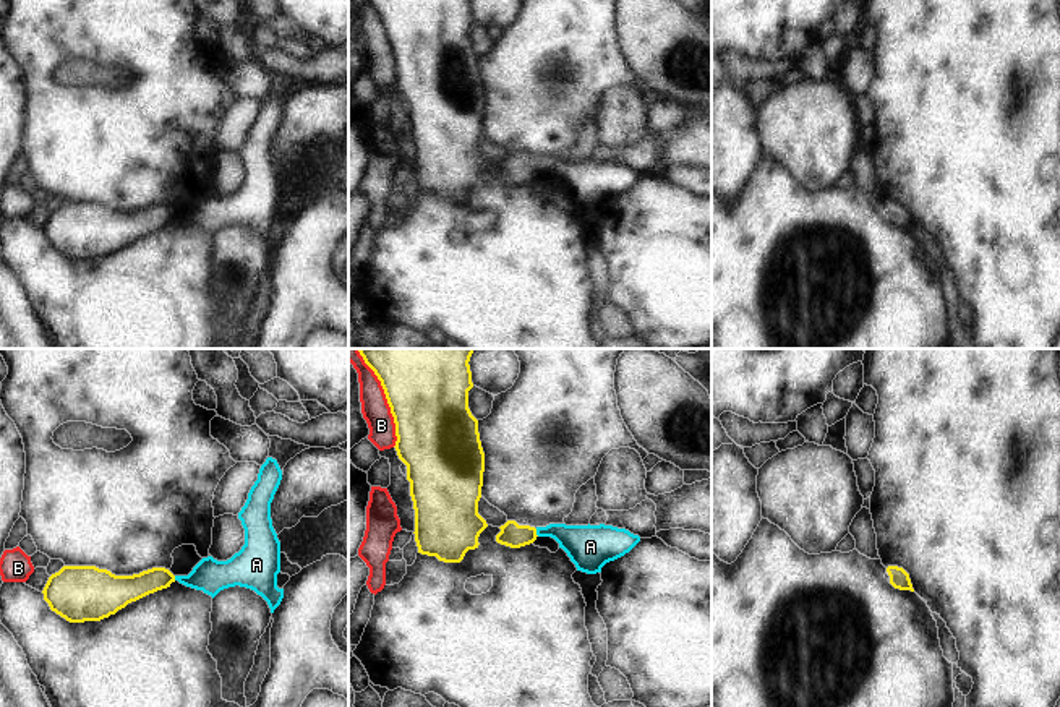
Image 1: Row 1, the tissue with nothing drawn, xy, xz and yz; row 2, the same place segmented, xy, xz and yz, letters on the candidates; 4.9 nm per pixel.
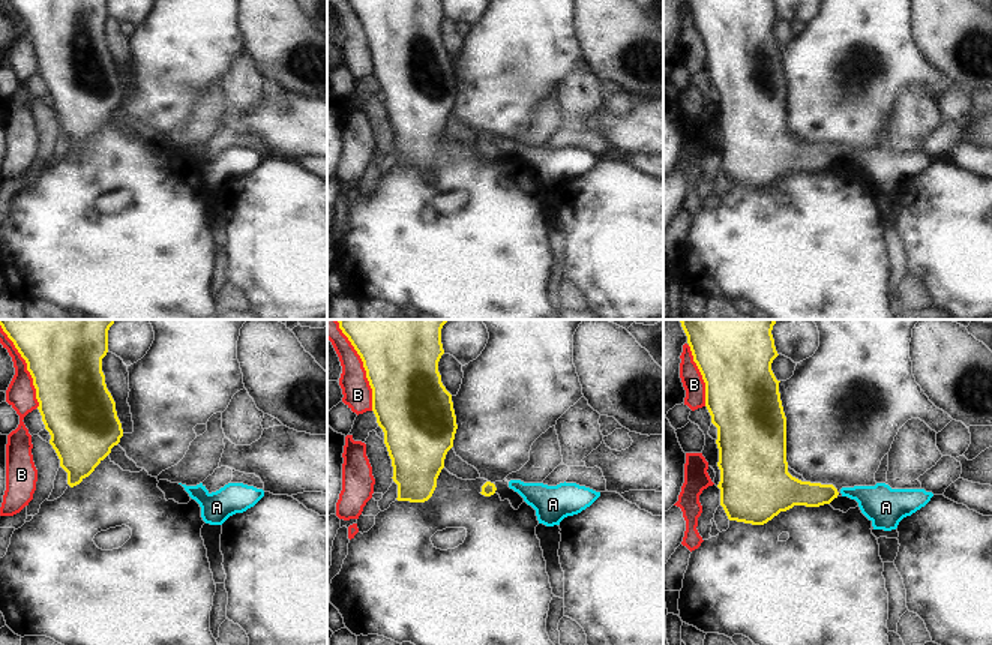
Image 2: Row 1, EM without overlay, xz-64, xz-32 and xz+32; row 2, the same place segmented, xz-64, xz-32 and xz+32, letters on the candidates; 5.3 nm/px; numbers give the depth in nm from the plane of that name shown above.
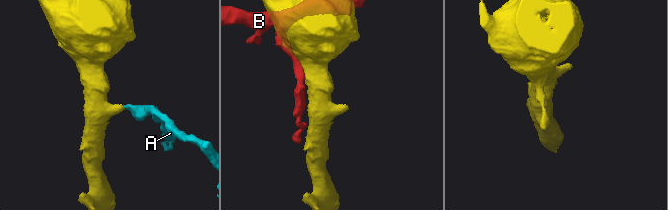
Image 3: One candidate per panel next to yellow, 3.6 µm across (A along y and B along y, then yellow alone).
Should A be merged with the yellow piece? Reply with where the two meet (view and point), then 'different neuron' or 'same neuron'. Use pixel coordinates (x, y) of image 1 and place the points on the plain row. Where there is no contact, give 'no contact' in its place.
meets yellow in xz at (535, 169); same neuron

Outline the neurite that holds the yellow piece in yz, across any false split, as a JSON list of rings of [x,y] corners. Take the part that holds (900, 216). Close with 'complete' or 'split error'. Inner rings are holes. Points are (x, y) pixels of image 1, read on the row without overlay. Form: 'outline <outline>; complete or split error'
outline [[[888,203],[887,209],[890,212],[890,221],[895,225],[914,229],[909,211],[903,204]]]; complete

